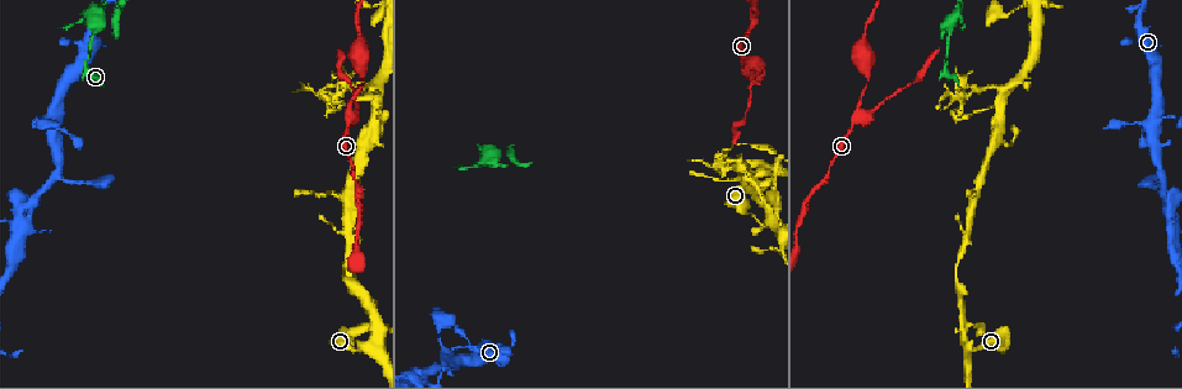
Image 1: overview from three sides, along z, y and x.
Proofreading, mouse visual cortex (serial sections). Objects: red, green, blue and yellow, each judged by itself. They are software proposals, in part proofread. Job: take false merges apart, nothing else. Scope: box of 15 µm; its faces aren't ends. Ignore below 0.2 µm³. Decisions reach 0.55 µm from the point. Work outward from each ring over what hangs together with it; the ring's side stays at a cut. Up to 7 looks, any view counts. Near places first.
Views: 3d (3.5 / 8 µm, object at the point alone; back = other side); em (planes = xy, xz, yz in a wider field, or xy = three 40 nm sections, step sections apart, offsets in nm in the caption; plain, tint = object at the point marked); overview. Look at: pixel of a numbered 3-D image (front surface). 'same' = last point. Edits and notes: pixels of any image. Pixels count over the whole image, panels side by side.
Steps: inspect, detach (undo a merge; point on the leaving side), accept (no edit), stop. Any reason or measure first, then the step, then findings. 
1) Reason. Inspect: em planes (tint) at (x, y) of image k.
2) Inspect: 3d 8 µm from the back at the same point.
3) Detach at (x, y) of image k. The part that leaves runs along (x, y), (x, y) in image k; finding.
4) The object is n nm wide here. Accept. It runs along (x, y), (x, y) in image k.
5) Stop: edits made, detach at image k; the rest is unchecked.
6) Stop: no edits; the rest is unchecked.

Sharp bend. Inspect: 3d 3.5 µm at (1162, 175) of image 1.

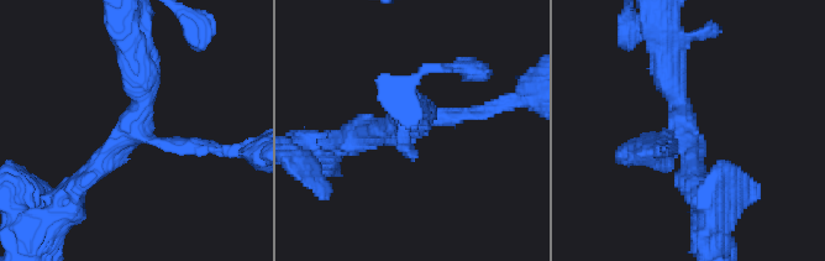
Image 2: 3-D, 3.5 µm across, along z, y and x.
Now the EM. Inspect: em xy step 5 (tint) at (686, 128) of image 2.

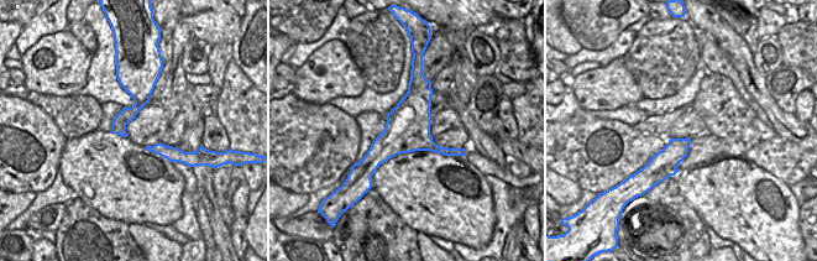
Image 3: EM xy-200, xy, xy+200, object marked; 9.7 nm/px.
Accept. It runs along (137, 46), (141, 111), (75, 187) in image 2; continuous, no second cell.

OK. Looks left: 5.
A fork. Inspect: 3d 3.5 µm at (859, 113) of image 1.

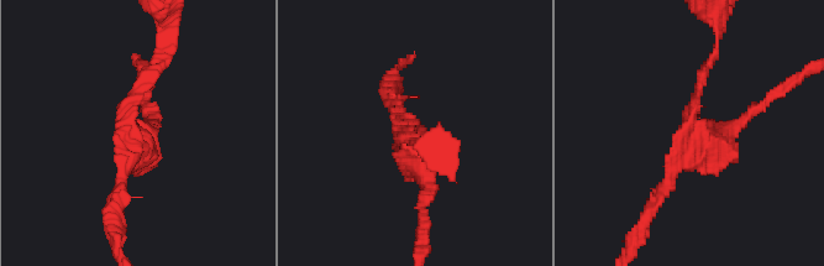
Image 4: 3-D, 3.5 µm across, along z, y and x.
Inspect: em xy step 3 (plain) at (691, 144) of image 4.

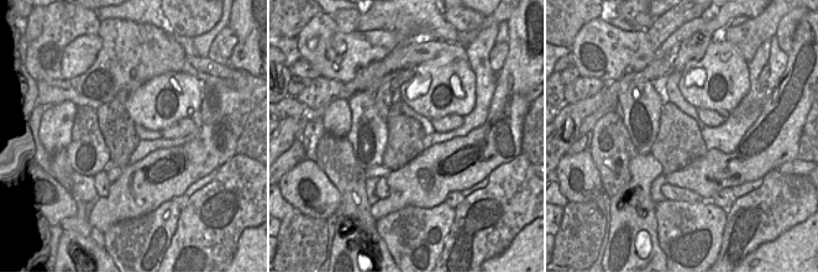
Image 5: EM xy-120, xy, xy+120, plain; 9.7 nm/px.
Inspect: em xy step 3 (tint) at the same point.

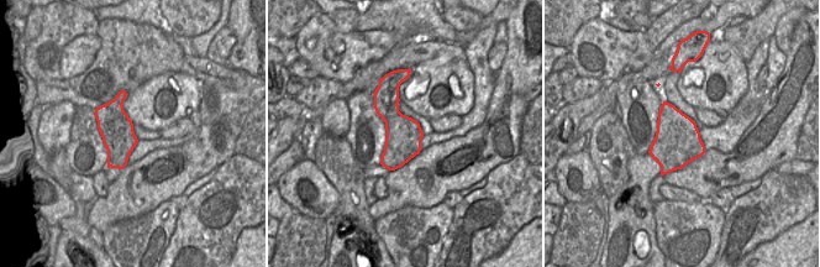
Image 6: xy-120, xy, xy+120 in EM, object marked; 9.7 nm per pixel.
Detach at (738, 124) of image 4. Two cells meet here.

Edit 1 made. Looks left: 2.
Inspect: 3d 3.5 µm from the back at (1003, 95) of image 1.

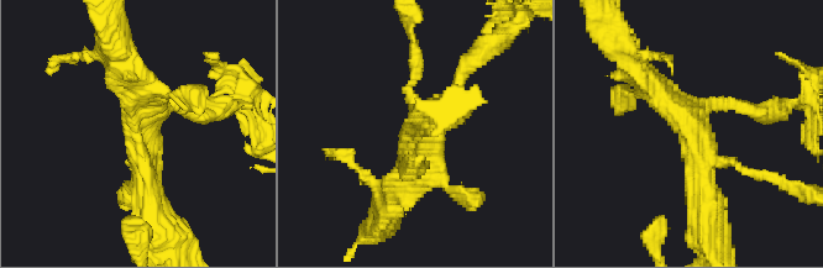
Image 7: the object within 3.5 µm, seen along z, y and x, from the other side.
Inspect: em planes (tint) at (693, 119) of image 7.

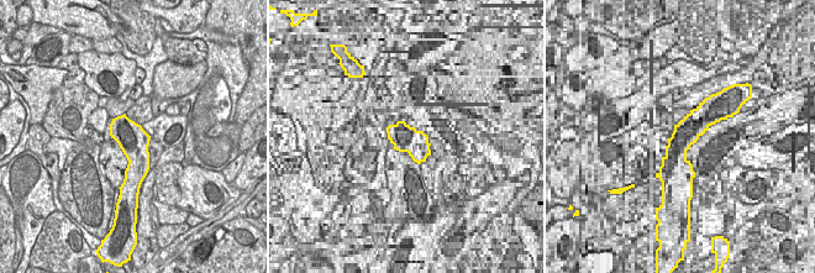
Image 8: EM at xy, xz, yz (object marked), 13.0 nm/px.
Accept. One cell here.

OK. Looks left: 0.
Stop: edits made, detach at image 4; the rest is unchecked.

